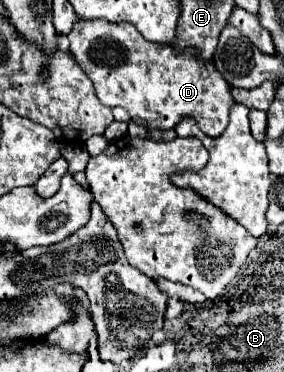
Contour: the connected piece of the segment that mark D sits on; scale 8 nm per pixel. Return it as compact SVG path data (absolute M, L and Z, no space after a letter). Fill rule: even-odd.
M99 18L79 20L69 32L69 42L71 54L91 78L101 104L125 108L135 124L147 130L173 130L181 120L193 118L207 136L219 136L225 130L235 104L231 86L211 62L199 58L197 50L175 52L171 44L145 40L129 22L113 24Z

